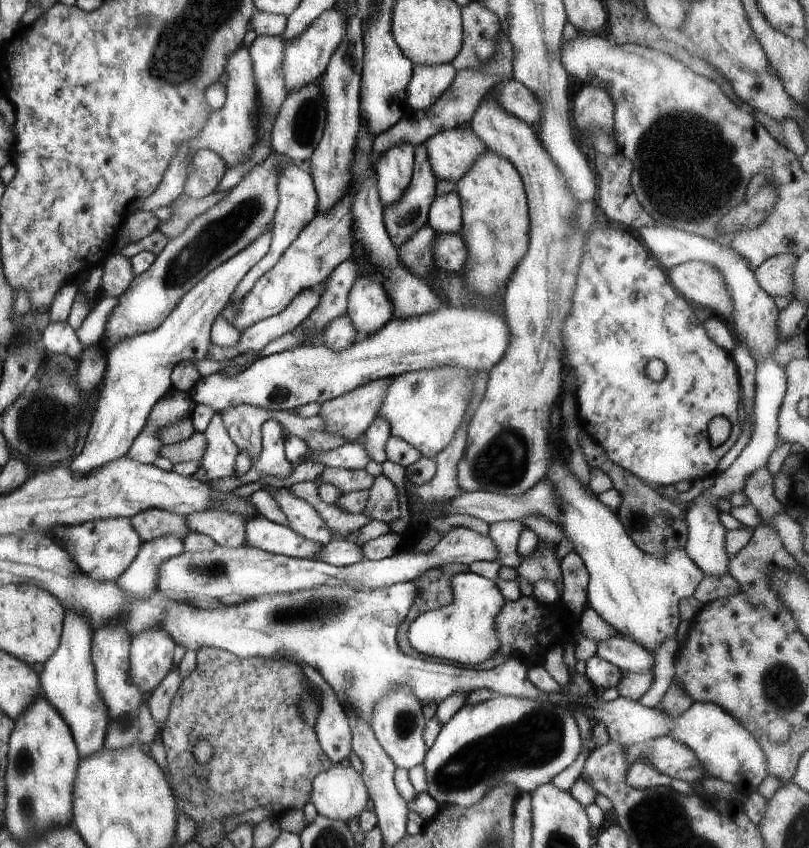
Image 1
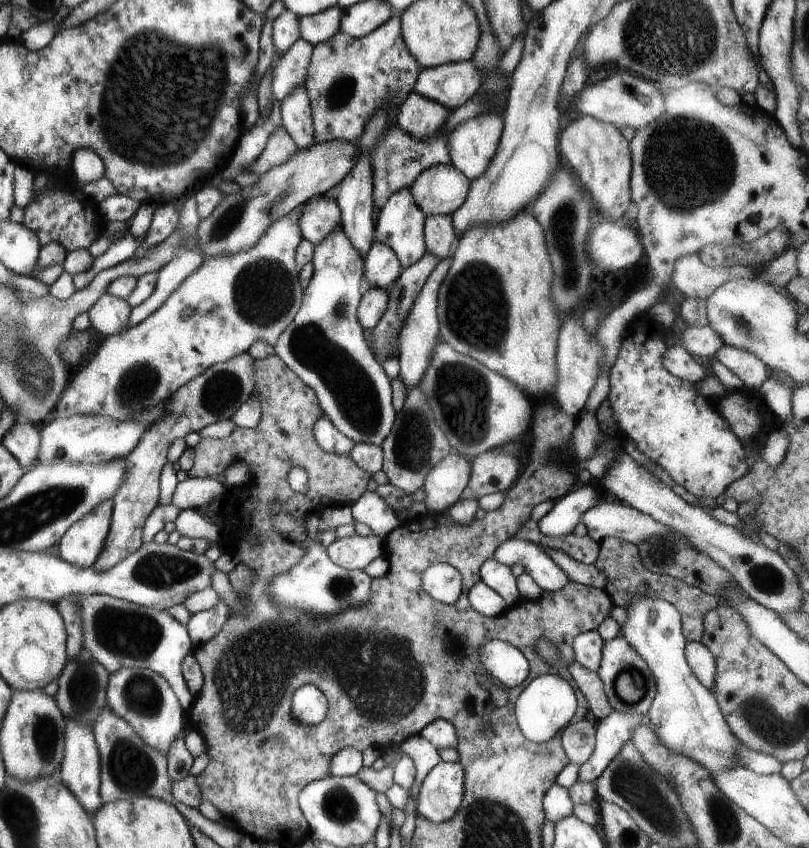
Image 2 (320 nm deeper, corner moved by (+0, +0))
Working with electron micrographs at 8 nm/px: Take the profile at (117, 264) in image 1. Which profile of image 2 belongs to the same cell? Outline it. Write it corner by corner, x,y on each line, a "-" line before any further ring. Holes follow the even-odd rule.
105,292
86,311
89,315
90,328
103,336
117,336
127,330
131,306
123,298
114,298

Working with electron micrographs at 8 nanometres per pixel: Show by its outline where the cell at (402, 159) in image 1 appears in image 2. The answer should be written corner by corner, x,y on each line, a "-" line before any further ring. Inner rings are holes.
403,186
397,192
393,192
387,198
385,206
379,209
378,216
373,242
381,242
381,244
389,246
389,249
401,264
401,268
407,268
407,266
421,258
423,254
426,254
423,238
426,215
415,204
413,194
411,194
411,186

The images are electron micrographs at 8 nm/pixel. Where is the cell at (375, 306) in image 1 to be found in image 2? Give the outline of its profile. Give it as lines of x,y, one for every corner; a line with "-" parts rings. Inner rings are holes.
373,242
363,260
363,273
369,288
386,290
402,272
401,264
389,246
381,242

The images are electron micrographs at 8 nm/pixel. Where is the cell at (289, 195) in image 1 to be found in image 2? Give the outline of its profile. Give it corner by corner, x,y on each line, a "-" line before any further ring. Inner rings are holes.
328,193
317,194
313,196
308,202
303,204
303,212
301,216
297,218
297,224
299,224
299,232
304,240
317,244
321,242
321,238
325,238
337,224
340,222
340,212
336,204
335,197
330,197

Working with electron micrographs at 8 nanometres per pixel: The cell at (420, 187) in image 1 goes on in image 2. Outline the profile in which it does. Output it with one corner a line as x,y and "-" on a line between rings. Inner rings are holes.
410,91
396,110
396,126
419,142
425,142
429,136
439,134
450,112
439,102

